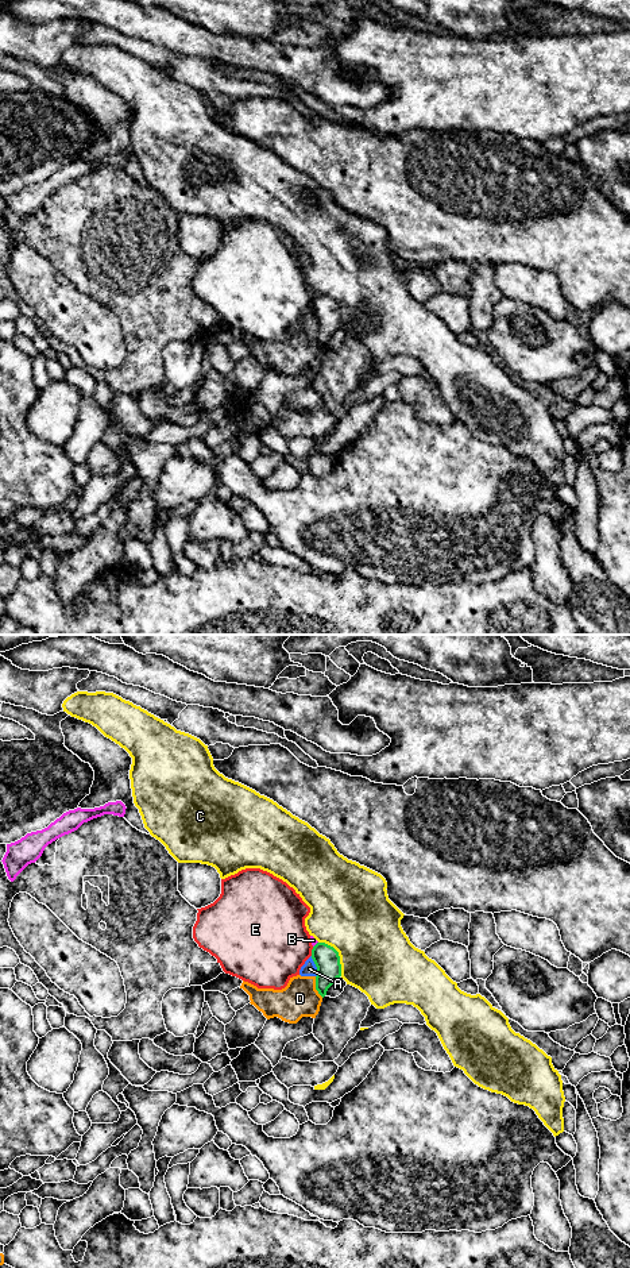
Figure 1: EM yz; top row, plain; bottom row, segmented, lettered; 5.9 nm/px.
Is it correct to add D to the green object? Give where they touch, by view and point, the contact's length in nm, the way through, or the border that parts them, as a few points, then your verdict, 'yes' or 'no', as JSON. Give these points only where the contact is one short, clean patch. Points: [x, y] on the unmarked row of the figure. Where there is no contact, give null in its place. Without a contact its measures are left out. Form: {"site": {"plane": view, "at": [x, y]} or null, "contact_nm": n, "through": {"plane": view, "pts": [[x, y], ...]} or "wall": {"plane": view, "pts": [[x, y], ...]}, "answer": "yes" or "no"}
{"site": {"plane": "yz", "at": [316, 339]}, "contact_nm": 140, "wall": {"plane": "yz", "pts": [[314, 328], [314, 340], [323, 349]]}, "answer": "no"}

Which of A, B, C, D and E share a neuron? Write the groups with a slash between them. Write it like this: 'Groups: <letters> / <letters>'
Groups: A D / B / C / E

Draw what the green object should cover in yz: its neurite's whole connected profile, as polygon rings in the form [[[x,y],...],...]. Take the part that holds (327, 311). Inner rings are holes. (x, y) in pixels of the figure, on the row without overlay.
[[[317,294],[312,301],[312,311],[317,319],[316,342],[324,350],[333,334],[341,328],[340,308],[333,298]]]

